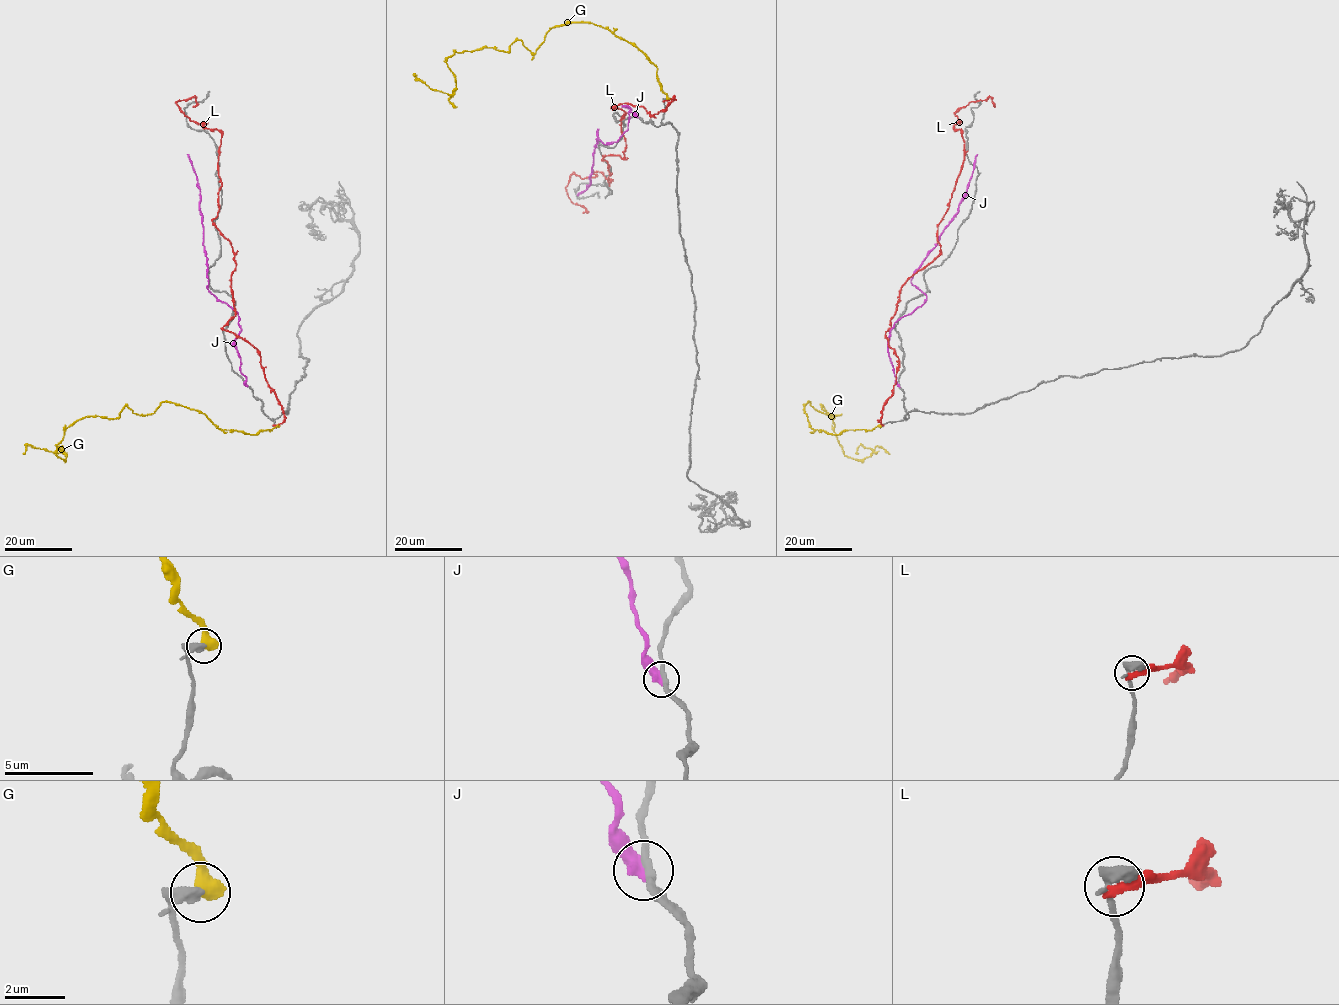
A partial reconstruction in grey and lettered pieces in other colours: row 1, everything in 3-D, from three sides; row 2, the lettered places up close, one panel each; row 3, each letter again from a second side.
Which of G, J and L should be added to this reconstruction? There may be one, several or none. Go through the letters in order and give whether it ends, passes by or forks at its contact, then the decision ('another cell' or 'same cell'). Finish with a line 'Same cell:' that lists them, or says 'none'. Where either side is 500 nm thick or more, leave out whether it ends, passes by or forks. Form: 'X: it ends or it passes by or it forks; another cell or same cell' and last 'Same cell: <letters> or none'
G: another cell
J: another cell
L: it ends; another cell
Same cell: none

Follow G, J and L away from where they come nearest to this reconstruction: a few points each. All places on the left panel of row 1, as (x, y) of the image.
G: (277, 426), (220, 430), (163, 401), (153, 413), (126, 405), (76, 420), (57, 445), (64, 459), (22, 453)
J: (246, 385), (234, 341), (241, 329), (239, 317), (208, 289), (200, 192), (192, 161), (187, 154)
L: (274, 425), (283, 407), (258, 350), (223, 328), (236, 269), (213, 222), (221, 134), (176, 103), (193, 107)

